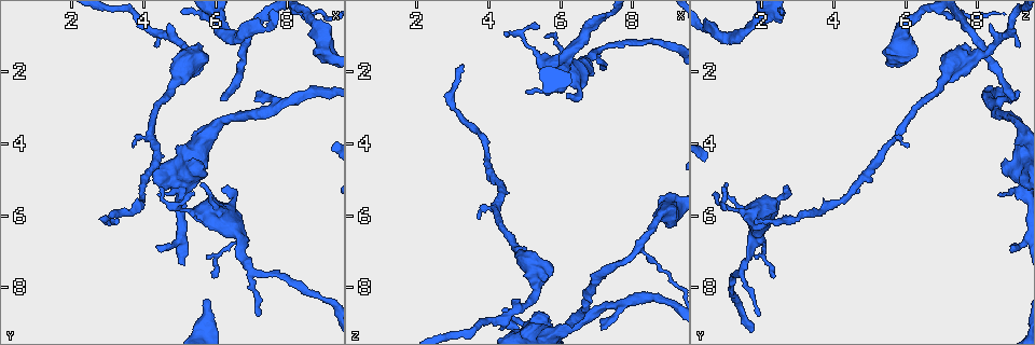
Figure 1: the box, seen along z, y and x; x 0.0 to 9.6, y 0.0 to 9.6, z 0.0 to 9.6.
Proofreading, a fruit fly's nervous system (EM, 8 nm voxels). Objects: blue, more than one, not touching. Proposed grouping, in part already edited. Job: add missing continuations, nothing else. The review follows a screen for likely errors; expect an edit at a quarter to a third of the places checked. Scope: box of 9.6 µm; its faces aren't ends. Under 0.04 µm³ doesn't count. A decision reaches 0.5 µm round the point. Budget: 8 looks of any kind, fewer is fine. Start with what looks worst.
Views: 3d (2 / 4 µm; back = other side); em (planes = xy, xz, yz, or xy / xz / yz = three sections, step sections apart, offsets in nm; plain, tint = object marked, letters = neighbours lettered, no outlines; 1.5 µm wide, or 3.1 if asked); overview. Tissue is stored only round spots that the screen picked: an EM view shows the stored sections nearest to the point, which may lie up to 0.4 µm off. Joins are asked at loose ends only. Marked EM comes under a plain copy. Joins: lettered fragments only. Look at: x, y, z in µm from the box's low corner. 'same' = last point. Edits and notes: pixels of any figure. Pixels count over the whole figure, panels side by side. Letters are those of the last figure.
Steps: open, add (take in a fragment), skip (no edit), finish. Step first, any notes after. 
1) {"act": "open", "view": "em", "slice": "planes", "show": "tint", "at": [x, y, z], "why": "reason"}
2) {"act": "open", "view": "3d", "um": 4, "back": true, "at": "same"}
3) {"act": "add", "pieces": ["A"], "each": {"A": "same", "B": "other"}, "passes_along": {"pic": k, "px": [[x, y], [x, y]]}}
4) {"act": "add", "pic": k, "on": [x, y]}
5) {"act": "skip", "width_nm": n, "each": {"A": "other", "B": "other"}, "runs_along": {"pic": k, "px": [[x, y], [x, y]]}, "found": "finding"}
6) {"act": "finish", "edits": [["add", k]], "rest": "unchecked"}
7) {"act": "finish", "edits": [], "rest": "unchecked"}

{"act": "open", "view": "3d", "um": 2, "at": [3.25, 6.15, 1.85], "why": "long arm stops here"}

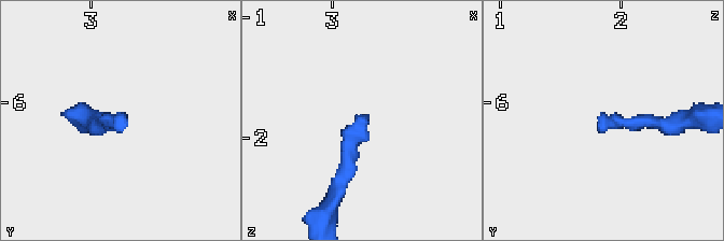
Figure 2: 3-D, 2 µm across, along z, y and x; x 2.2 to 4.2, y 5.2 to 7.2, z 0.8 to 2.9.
{"act": "open", "view": "em", "slice": "yz", "step": 8, "show": "tint", "at": [3.24, 6.12, 1.82], "why": "need the tissue"}

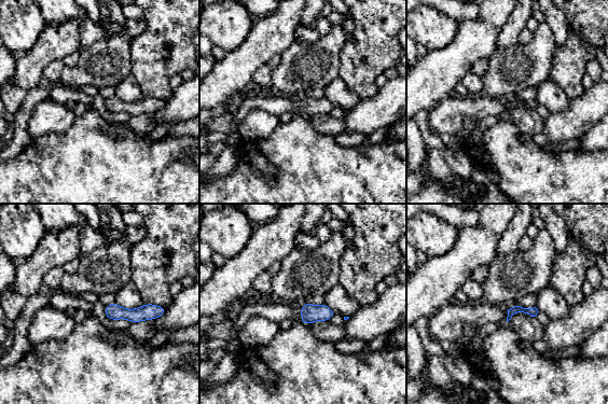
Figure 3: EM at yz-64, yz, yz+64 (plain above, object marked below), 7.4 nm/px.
{"act": "open", "view": "em", "slice": "planes", "show": "letters", "at": "same", "why": "another direction"}

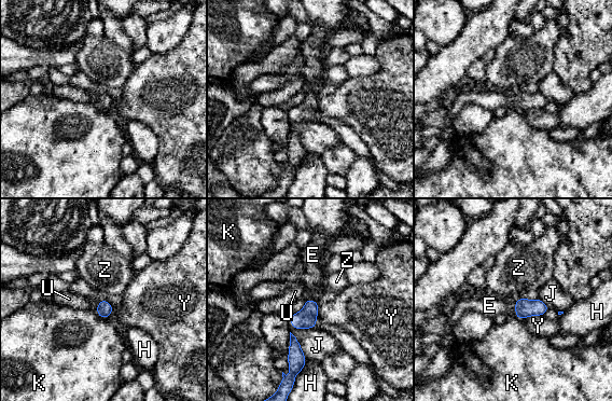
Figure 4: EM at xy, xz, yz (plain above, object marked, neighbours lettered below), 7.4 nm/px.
{"act": "add", "pieces": ["E"], "width_nm": 110, "each": {"E": "same", "H": "other", "J": "other", "K": "other", "U": "other", "Y": "other", "Z": "other"}, "passes_along": {"pic": 4, "px": [[524, 307], [515, 308], [489, 305]]}, "found": "it goes on there"}

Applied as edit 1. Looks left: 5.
{"act": "open", "view": "3d", "um": 2, "at": [4.35, 6.85, 8.95], "why": "branch stops here"}

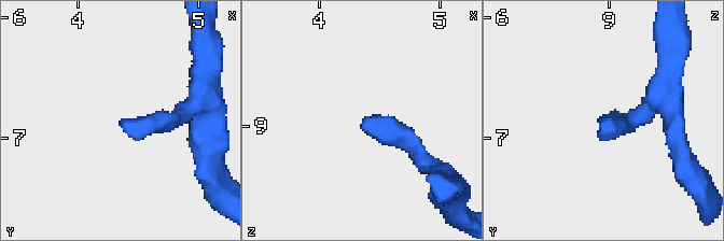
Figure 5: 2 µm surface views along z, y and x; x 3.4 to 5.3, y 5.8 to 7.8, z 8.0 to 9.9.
{"act": "open", "view": "em", "slice": "planes", "show": "letters", "at": [4.32, 6.90, 9.00], "why": "need the tissue"}

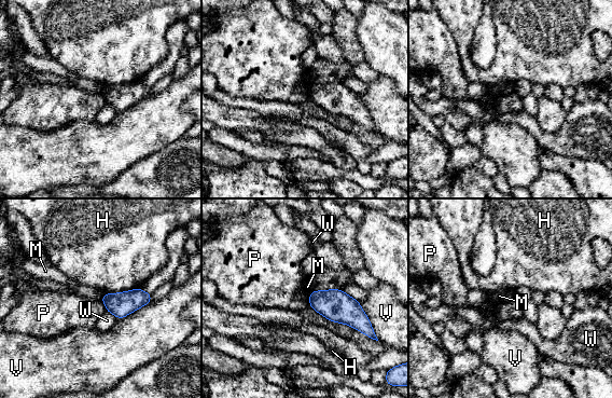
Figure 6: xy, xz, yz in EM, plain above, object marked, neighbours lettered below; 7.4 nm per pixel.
{"act": "skip", "each": {"H": "other", "M": "other", "P": "other", "V": "other", "W": "other"}, "border": {"pic": 6, "px": [[100, 300], [106, 310]]}, "found": "none of them fits"}

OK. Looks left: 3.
{"act": "open", "view": "em", "slice": "planes", "show": "letters", "at": [5.95, 7.70, 2.35], "why": "branch stops here"}

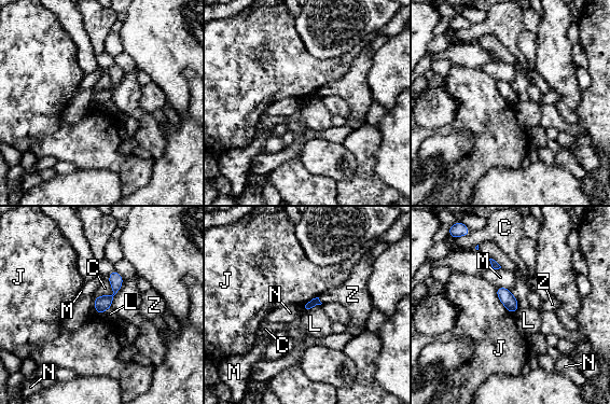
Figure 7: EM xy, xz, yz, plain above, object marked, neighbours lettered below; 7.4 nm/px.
{"act": "skip", "each": {"C": "other", "J": "other", "L": "other", "M": "other", "N": "other", "Z": "other"}, "border": {"pic": 7, "px": [[320, 304], [303, 311]]}, "found": "no lettered fragment goes on from it"}

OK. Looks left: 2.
{"act": "finish", "edits": [["add", 4]], "rest": "unchecked"}

